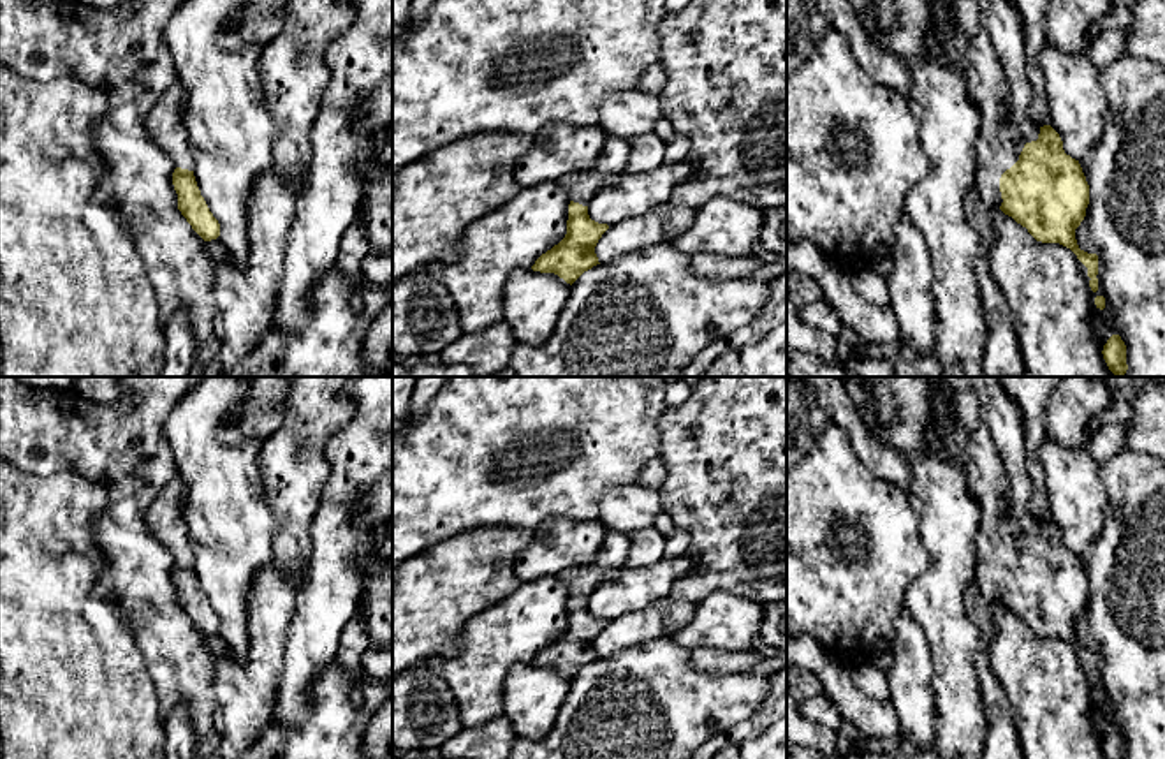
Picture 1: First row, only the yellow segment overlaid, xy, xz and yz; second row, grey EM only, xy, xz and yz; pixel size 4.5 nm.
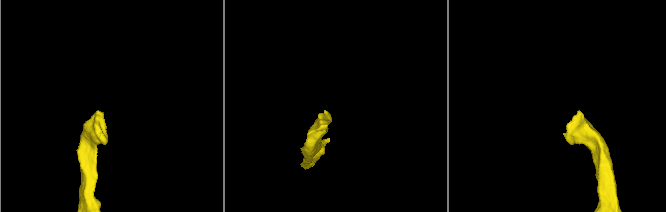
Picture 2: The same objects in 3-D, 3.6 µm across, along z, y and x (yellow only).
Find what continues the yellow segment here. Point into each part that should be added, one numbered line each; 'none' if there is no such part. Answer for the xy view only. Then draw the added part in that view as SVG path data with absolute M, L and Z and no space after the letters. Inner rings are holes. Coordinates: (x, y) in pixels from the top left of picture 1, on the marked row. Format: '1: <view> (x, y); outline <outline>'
1: xy (164, 122); outline M176 79L146 116L146 129L157 144L171 155L176 167L194 171L194 148L181 118L183 86Z

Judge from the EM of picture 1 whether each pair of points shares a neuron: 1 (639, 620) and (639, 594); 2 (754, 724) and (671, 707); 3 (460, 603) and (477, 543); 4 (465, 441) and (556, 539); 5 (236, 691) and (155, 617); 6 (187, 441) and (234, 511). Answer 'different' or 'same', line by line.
1: different
2: different
3: same
4: different
5: different
6: same

